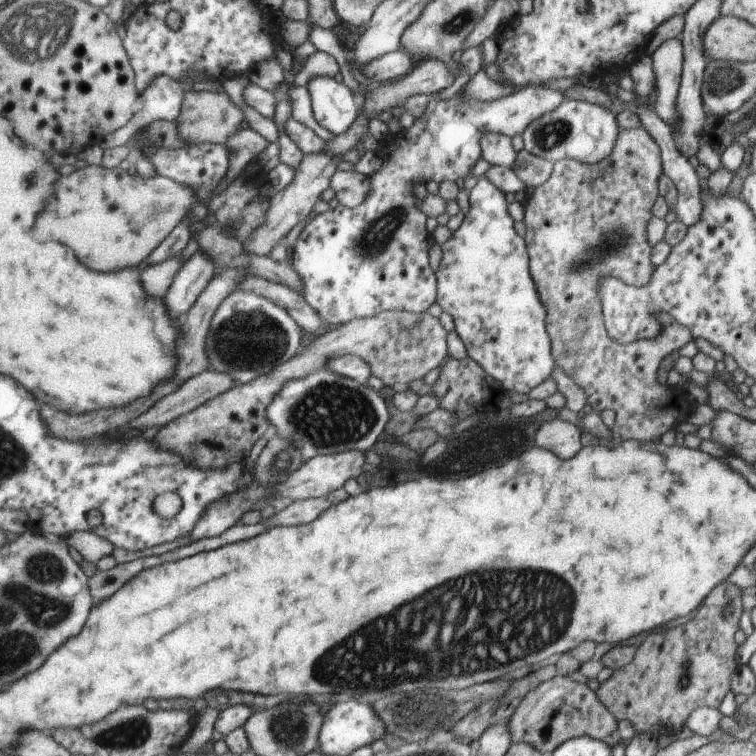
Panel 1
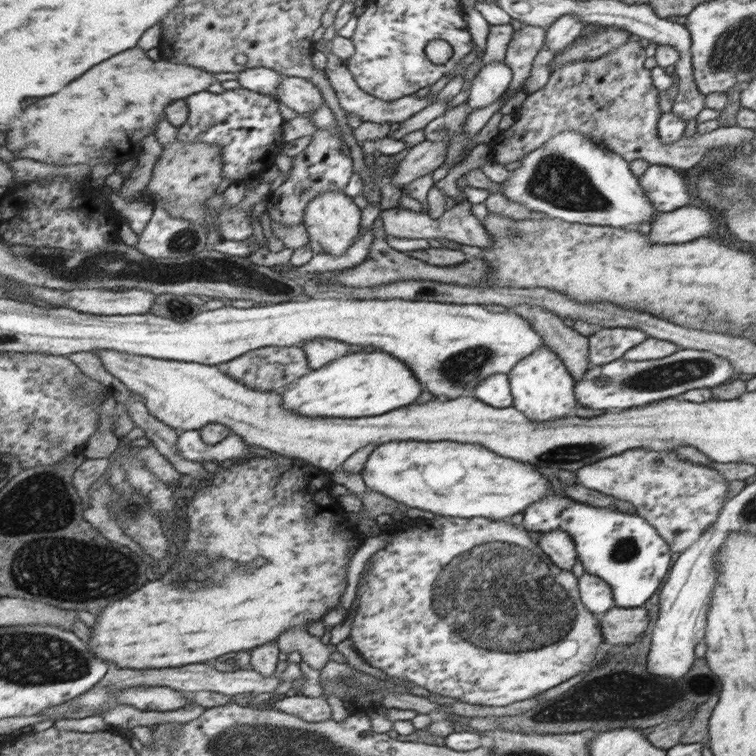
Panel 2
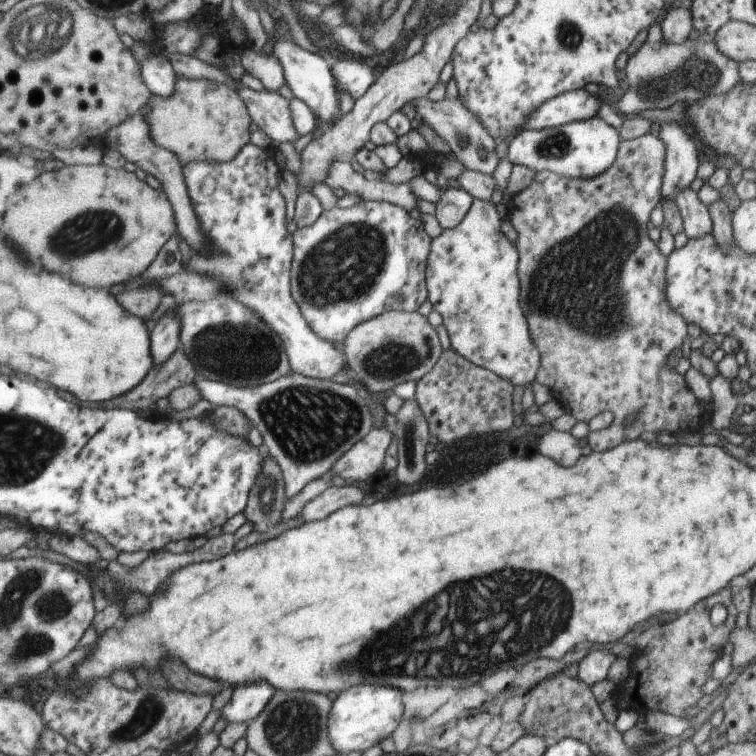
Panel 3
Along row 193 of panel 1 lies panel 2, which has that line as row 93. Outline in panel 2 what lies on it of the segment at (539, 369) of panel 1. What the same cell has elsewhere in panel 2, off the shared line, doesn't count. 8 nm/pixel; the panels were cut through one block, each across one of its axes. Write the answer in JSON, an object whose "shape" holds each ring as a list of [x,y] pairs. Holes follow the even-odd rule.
{"shape":[[[491,61],[481,65],[472,79],[466,103],[471,110],[487,105],[503,96],[513,79],[513,72],[501,61]]]}

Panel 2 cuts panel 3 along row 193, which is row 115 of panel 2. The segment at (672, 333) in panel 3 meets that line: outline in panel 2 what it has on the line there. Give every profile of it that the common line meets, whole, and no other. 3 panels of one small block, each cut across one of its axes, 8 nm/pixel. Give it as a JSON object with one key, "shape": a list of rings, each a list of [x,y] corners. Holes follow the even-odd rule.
{"shape":[[[629,41],[595,60],[573,60],[553,68],[546,84],[522,101],[513,124],[488,143],[490,158],[504,166],[525,157],[559,132],[571,129],[589,135],[591,141],[619,153],[627,161],[641,159],[649,165],[682,171],[697,166],[706,150],[721,147],[735,150],[753,139],[753,129],[733,125],[663,143],[657,128],[660,120],[657,88],[651,84],[649,70],[643,68],[643,56],[639,43]]]}

